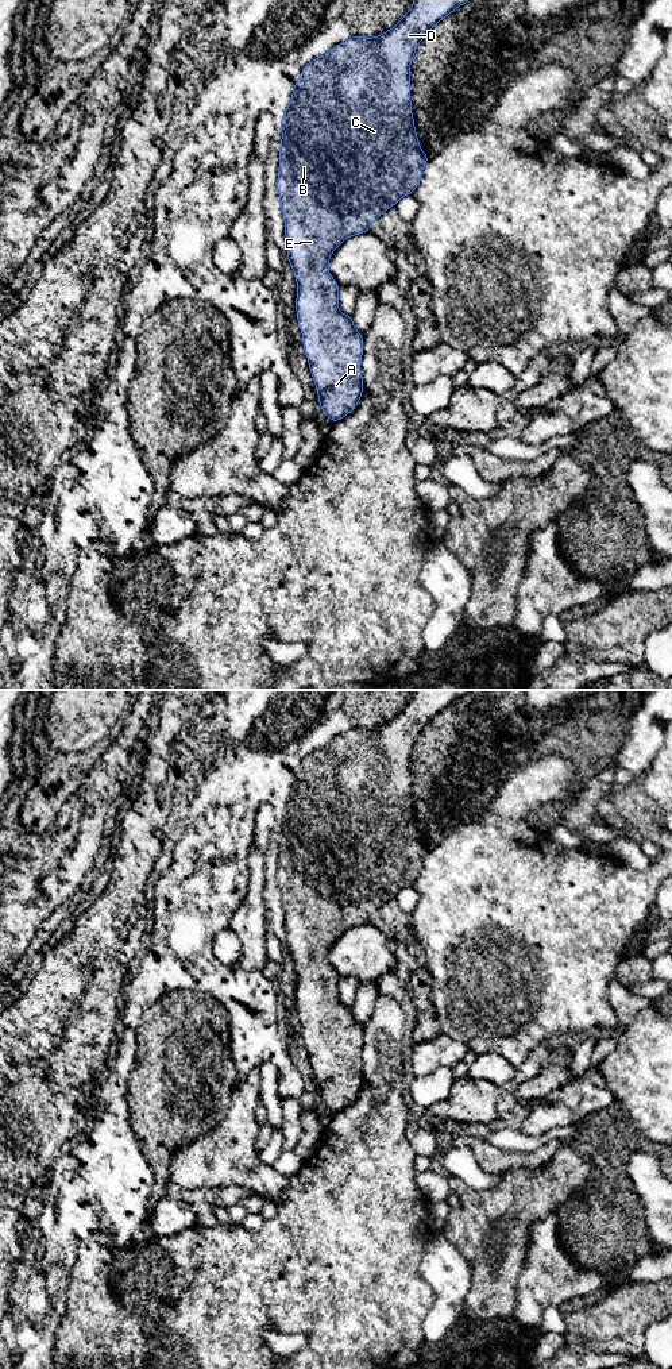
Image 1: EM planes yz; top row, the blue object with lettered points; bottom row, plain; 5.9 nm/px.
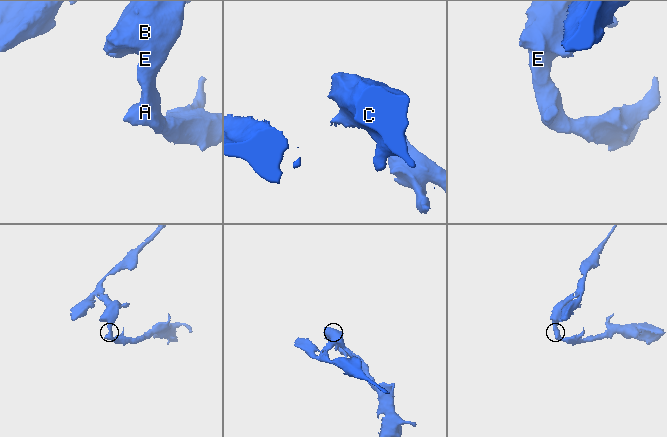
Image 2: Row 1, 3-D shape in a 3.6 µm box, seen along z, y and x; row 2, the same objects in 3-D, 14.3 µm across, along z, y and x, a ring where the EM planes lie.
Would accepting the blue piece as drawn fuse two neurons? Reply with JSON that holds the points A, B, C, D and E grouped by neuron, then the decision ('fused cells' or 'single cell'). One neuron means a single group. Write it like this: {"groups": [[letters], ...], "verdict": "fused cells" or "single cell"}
{"groups": [["A", "B", "C", "D", "E"]], "verdict": "single cell"}

